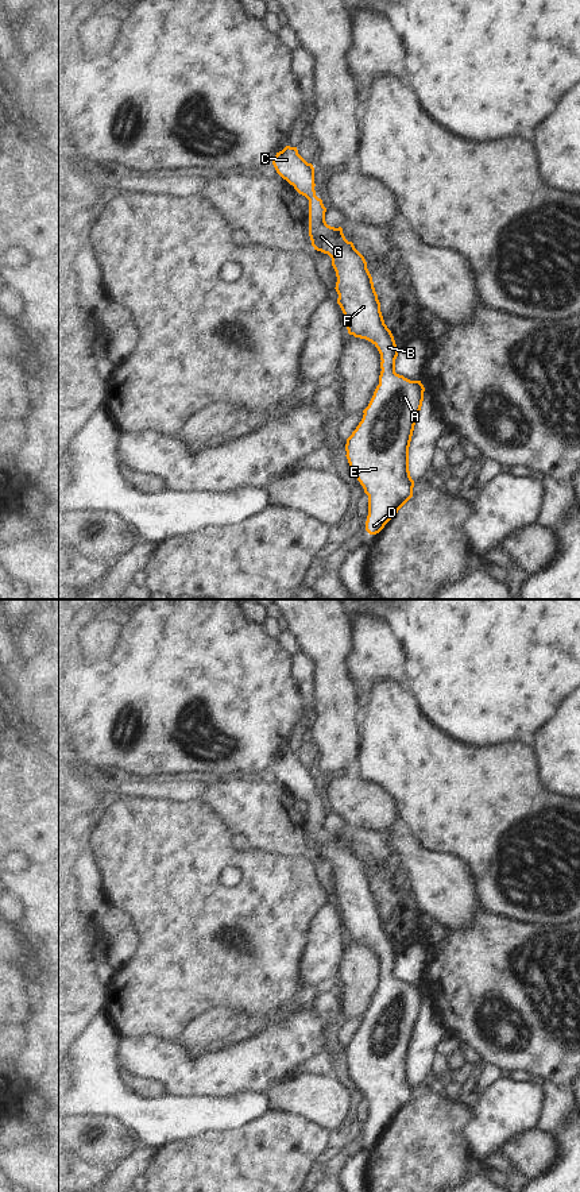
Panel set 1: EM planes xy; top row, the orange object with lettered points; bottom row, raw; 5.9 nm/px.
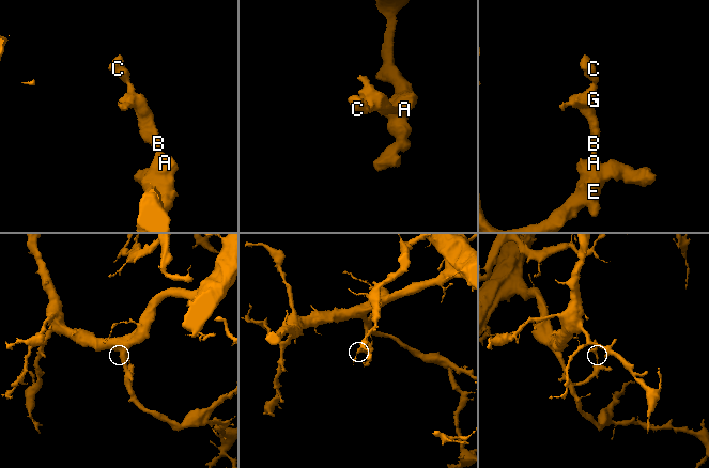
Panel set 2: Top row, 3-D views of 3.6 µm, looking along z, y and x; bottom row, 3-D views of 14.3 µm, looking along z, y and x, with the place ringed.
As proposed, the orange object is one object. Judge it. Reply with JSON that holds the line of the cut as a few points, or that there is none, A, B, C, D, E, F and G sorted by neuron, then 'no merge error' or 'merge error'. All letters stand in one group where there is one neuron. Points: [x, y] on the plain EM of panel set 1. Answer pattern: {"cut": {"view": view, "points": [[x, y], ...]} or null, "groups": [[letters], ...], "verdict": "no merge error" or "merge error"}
{"cut": null, "groups": [["A", "B", "C", "D", "E", "F", "G"]], "verdict": "no merge error"}

